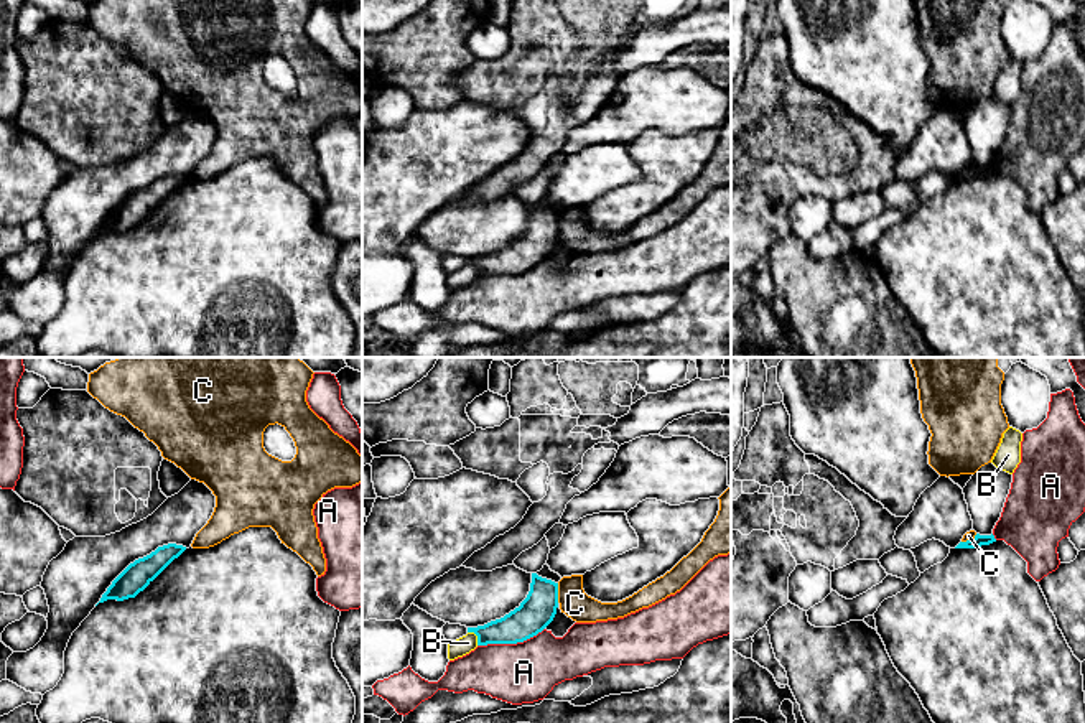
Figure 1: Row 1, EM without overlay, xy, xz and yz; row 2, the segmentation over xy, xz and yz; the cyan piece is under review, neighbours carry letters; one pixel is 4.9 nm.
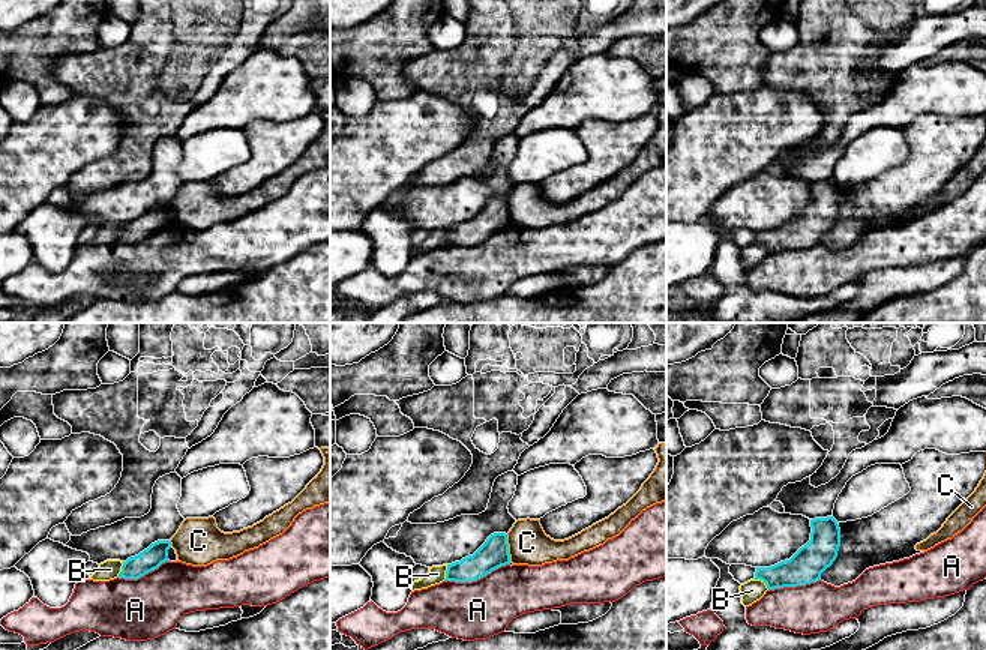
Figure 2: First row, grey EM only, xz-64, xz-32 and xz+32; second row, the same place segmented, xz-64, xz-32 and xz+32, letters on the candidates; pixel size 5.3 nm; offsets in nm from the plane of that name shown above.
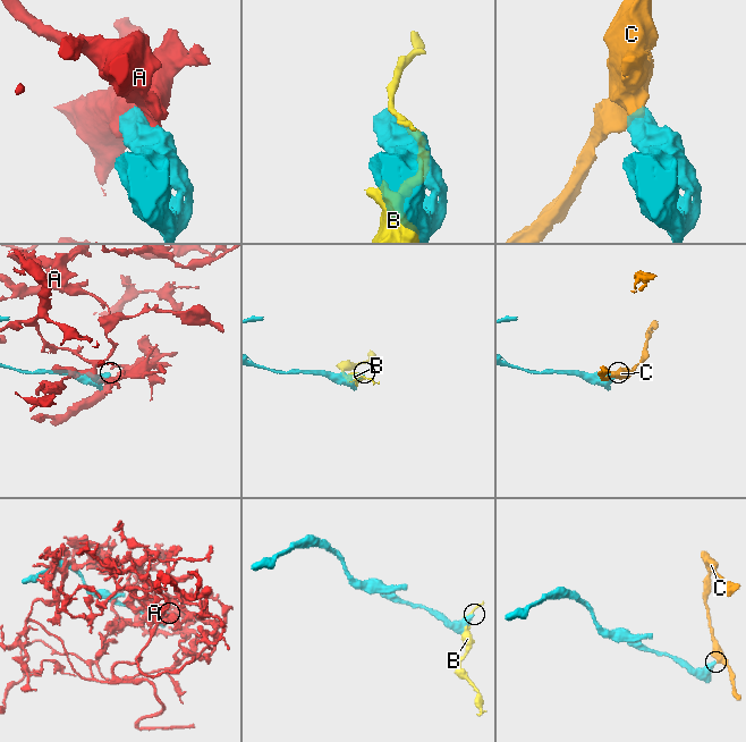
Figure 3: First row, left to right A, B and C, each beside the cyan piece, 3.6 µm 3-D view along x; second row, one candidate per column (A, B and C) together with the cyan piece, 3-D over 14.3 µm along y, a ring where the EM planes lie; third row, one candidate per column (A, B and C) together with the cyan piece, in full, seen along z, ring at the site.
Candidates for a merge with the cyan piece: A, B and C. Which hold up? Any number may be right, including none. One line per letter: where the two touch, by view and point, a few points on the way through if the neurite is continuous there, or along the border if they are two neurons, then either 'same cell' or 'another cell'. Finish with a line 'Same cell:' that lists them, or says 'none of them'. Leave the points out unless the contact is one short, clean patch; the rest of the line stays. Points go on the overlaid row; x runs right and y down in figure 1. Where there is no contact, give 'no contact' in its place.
A: xz (511, 643) | another cell
B: xz (476, 634) | another cell
C: xz (557, 593) | another cell
Same cell: none of them

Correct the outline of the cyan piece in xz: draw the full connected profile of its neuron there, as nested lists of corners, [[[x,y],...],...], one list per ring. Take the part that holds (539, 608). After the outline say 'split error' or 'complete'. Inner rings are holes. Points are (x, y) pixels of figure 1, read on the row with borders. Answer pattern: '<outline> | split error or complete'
[[[532,573],[530,591],[519,608],[484,626],[468,627],[477,636],[477,646],[517,644],[542,632],[555,618],[558,583]]] | complete

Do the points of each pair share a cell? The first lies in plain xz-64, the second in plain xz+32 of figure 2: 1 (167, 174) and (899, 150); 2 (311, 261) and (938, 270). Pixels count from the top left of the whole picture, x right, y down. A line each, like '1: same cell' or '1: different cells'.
1: different cells
2: different cells

